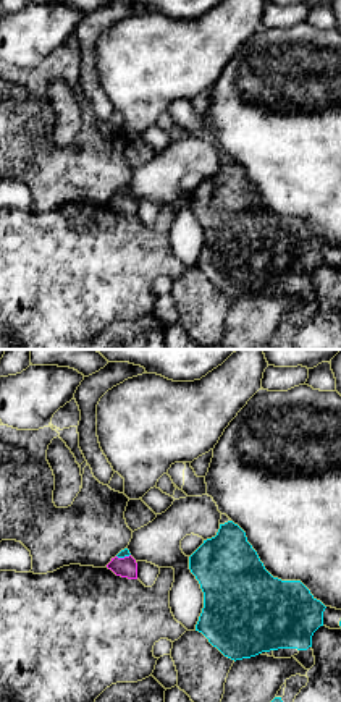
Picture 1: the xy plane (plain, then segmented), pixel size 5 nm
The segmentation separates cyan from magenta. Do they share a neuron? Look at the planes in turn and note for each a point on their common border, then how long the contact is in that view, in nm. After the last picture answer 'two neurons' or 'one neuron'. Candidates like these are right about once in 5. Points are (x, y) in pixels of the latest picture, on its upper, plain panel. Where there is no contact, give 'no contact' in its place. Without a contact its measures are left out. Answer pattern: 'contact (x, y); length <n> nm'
contact (123, 194); length 70 nm

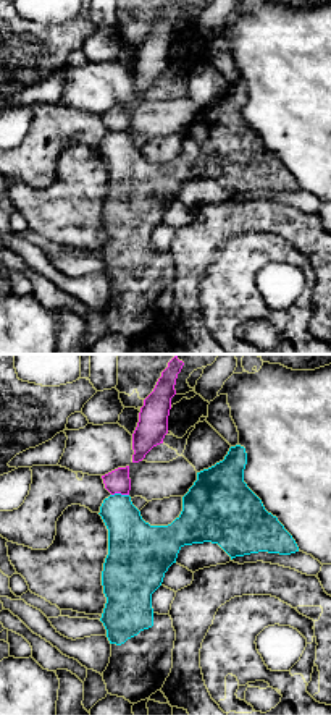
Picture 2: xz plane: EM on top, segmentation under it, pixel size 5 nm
contact (120, 131); length 90 nm

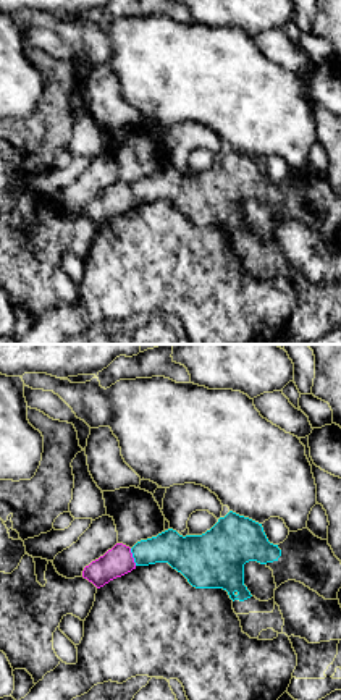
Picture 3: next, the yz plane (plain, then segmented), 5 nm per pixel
contact (133, 194); length 90 nm

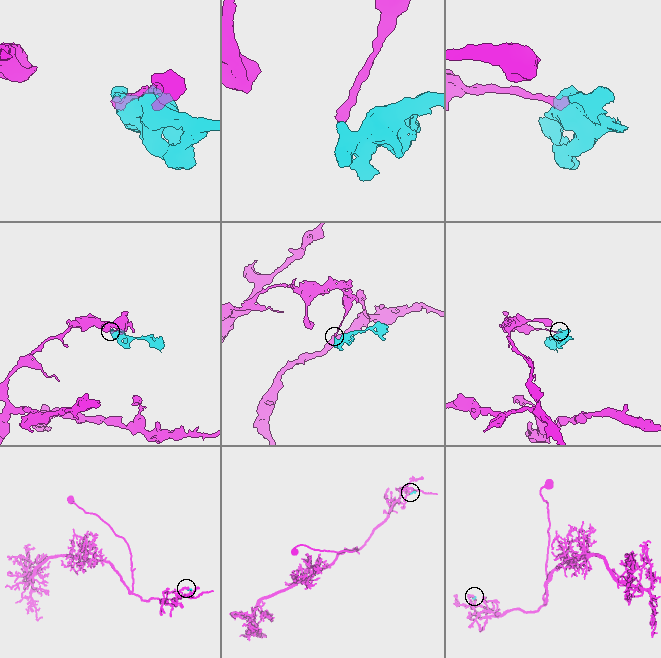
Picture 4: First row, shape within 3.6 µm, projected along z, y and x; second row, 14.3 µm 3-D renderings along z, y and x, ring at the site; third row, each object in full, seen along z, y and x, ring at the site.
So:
two neurons

